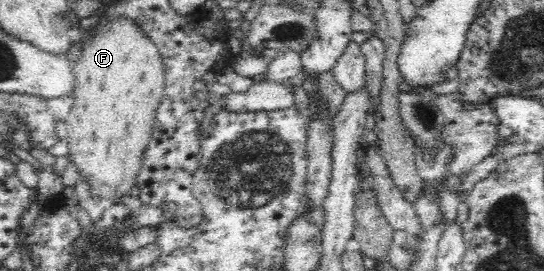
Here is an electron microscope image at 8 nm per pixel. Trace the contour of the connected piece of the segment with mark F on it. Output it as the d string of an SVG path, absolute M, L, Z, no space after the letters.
M115 16L105 22L90 38L84 39L82 54L74 61L74 104L67 124L69 153L67 157L77 165L89 184L91 193L106 206L119 204L123 195L130 195L131 187L137 185L136 177L141 167L145 148L153 135L156 109L165 89L165 66L159 48L134 19Z

